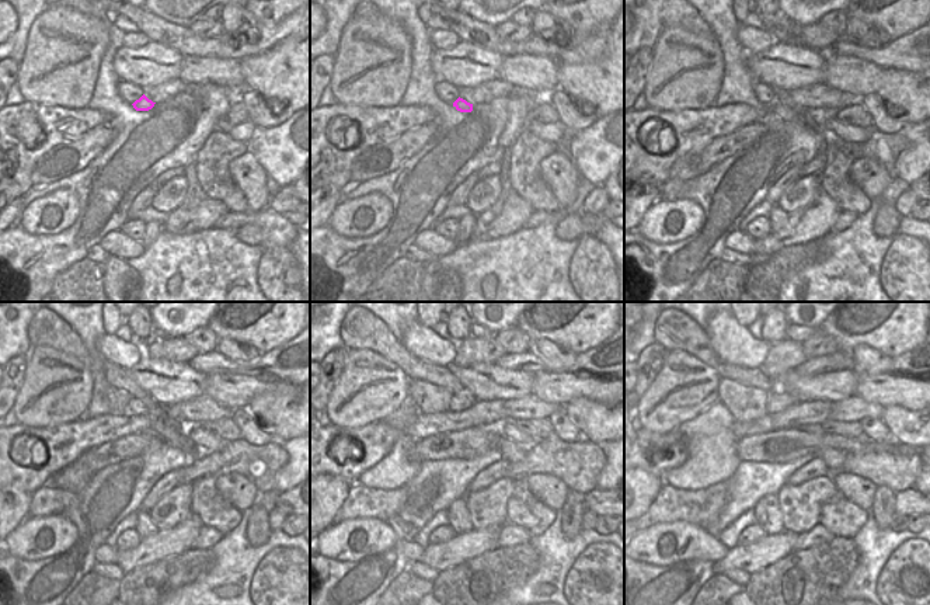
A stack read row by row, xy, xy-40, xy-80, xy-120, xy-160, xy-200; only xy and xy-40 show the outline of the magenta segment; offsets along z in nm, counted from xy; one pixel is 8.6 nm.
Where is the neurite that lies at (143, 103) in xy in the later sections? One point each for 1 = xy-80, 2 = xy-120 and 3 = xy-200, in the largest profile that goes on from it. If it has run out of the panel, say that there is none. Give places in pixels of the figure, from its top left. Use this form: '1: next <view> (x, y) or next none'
1: next xy-80 (787, 112)
2: next xy-120 (162, 424)
3: next xy-200 (833, 458)

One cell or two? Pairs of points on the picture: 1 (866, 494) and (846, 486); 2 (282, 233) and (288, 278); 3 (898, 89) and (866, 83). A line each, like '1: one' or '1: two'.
1: one
2: two
3: two

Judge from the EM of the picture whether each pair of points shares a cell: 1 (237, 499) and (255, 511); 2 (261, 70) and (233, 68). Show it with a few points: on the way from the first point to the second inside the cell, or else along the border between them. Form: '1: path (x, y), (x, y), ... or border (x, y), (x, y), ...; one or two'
1: border (255, 500), (248, 508); two
2: border (239, 61), (244, 83); two

